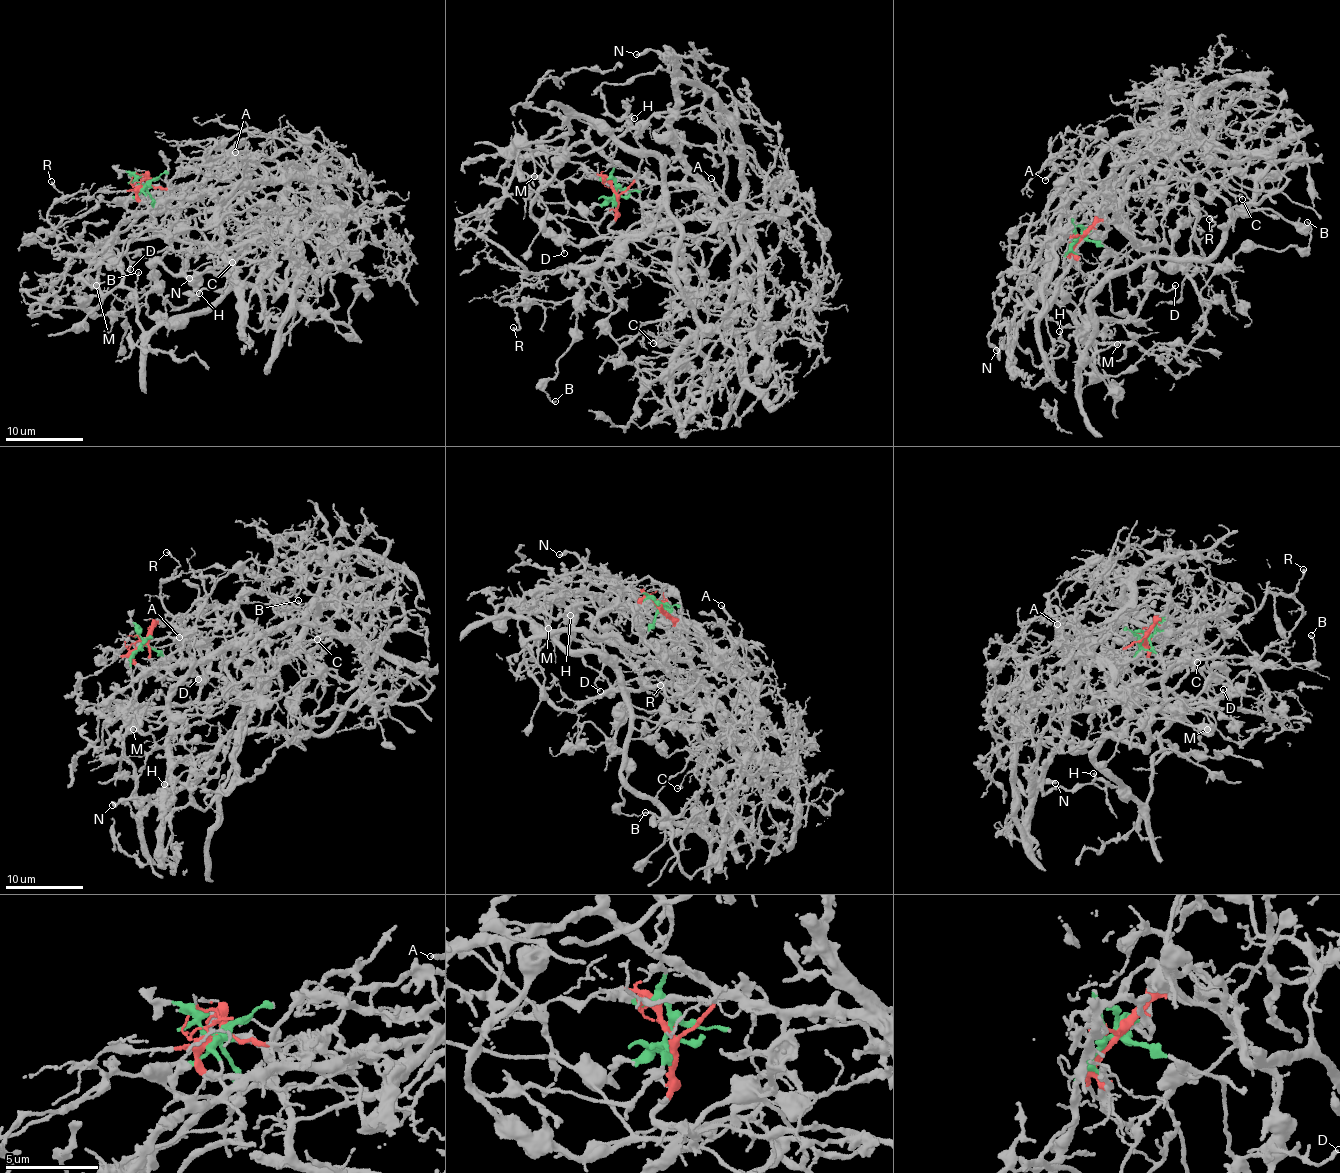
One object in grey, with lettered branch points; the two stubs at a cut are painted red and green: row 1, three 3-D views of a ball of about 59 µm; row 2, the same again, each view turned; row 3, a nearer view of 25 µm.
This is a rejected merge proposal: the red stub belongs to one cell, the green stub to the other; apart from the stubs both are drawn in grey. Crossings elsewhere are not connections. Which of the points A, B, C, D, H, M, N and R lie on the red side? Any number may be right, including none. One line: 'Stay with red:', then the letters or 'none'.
Stay with red: A, B, C, R

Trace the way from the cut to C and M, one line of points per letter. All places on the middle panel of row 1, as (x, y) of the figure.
C: (616, 193), (609, 225), (625, 239), (621, 232), (712, 217), (724, 223), (737, 287), (722, 320), (653, 343)
M: (616, 193), (610, 162), (584, 142), (568, 148), (546, 146), (531, 152), (534, 176)

